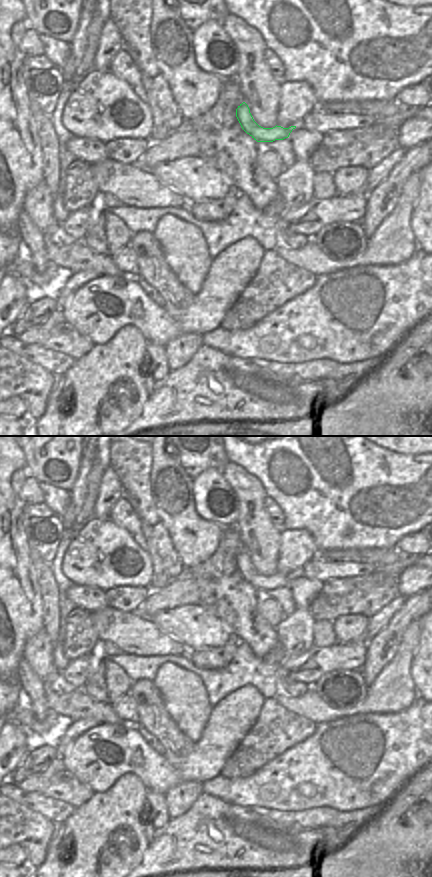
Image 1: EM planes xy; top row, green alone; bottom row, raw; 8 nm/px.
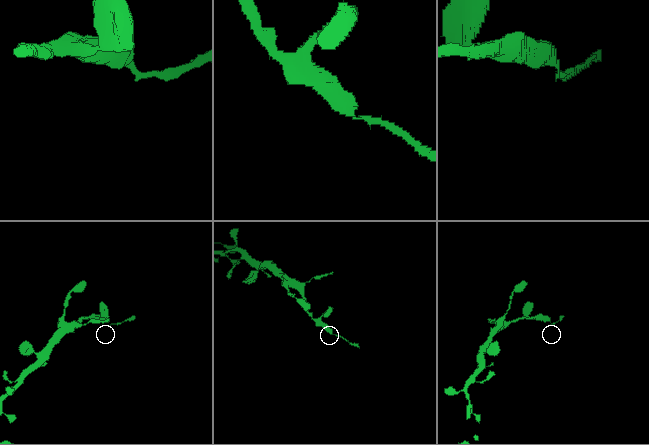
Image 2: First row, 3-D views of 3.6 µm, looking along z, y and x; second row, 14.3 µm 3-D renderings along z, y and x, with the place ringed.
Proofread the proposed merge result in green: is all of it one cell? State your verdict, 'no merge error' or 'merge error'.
no merge error

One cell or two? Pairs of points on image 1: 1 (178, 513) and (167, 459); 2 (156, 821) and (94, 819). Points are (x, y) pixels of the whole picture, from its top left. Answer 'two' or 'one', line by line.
1: one
2: two

